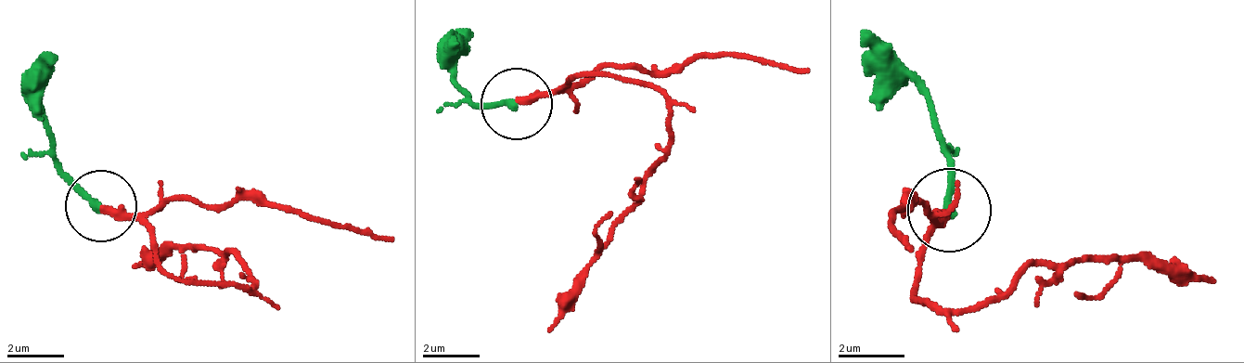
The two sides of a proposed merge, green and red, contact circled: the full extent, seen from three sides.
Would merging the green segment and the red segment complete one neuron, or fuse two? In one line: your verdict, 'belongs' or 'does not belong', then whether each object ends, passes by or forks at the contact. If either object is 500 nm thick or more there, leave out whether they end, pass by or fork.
belongs; green ends there; red ends there

